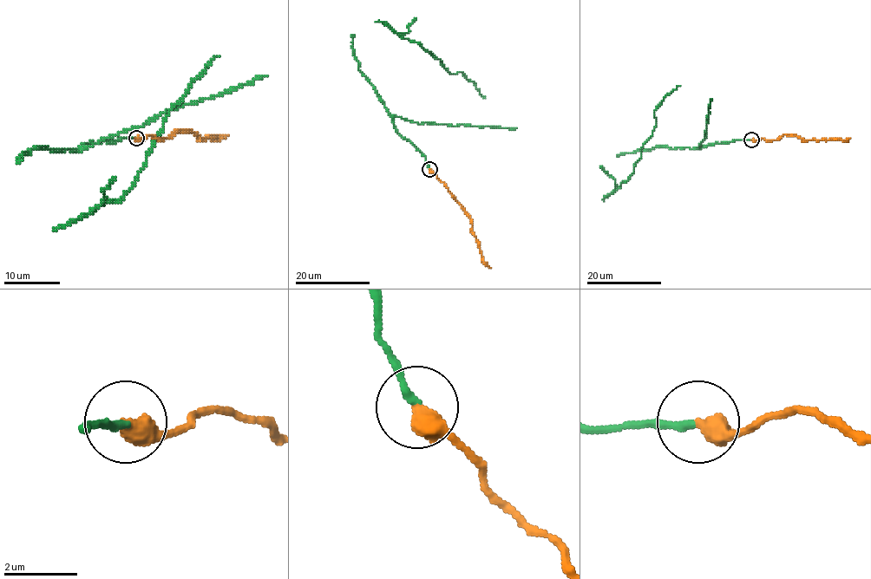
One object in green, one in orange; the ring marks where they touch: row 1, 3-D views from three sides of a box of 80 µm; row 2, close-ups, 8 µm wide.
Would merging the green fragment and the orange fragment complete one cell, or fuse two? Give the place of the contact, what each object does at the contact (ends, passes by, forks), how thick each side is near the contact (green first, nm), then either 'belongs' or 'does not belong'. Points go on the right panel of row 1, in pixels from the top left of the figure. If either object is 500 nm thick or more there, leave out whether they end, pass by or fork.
at (751, 139); 220 nm thick on the green side, 500 nm on the other; belongs

